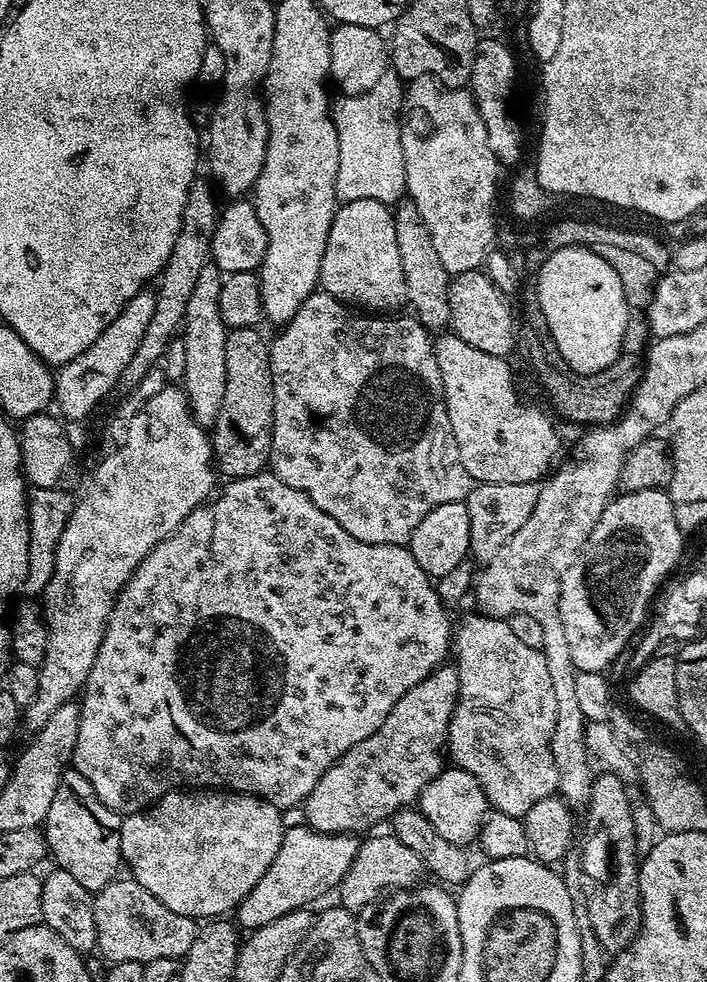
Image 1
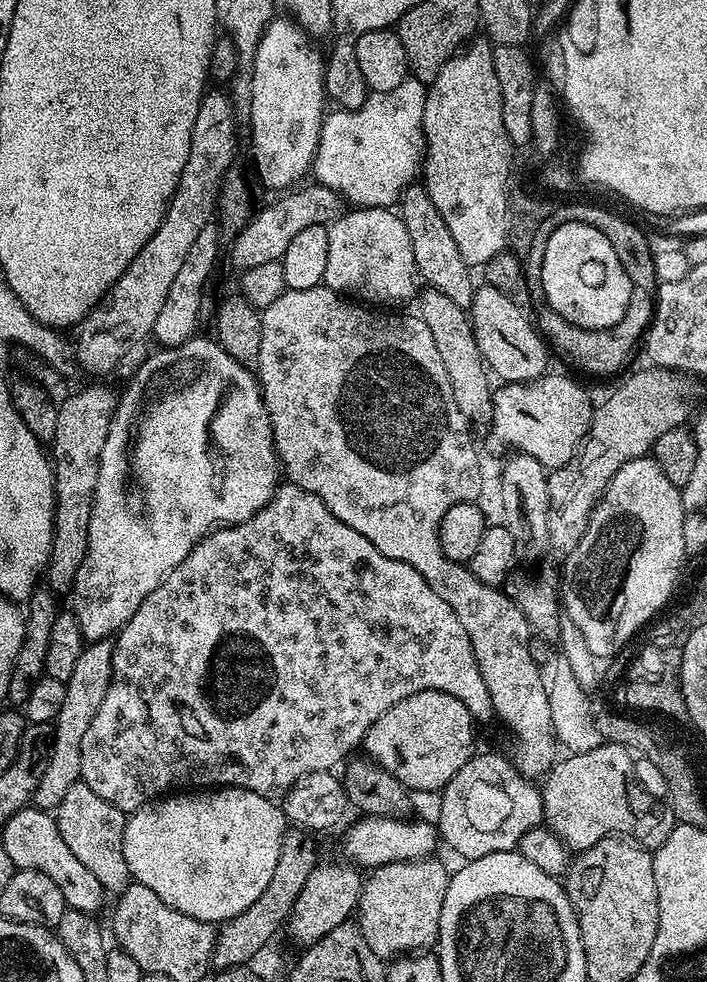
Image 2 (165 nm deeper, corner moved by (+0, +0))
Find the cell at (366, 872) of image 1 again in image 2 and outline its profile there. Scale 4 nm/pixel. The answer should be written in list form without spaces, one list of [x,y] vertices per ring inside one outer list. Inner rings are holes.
[[[436,859],[384,864],[367,873],[360,889],[358,923],[366,946],[370,946],[380,960],[391,962],[405,954],[431,949],[428,947],[437,943],[450,868]]]

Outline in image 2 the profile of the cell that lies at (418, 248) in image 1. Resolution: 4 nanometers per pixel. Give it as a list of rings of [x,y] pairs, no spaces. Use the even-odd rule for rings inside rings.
[[[425,287],[423,291],[418,296],[418,301],[420,300],[418,315],[422,322],[426,322],[426,326],[430,326],[434,346],[438,346],[442,366],[446,366],[446,375],[450,377],[450,390],[454,390],[454,402],[458,402],[458,410],[462,410],[469,425],[487,425],[492,419],[494,384],[482,354],[478,350],[469,313],[465,309],[454,306],[454,302],[446,298],[446,294],[436,292],[430,287]]]

